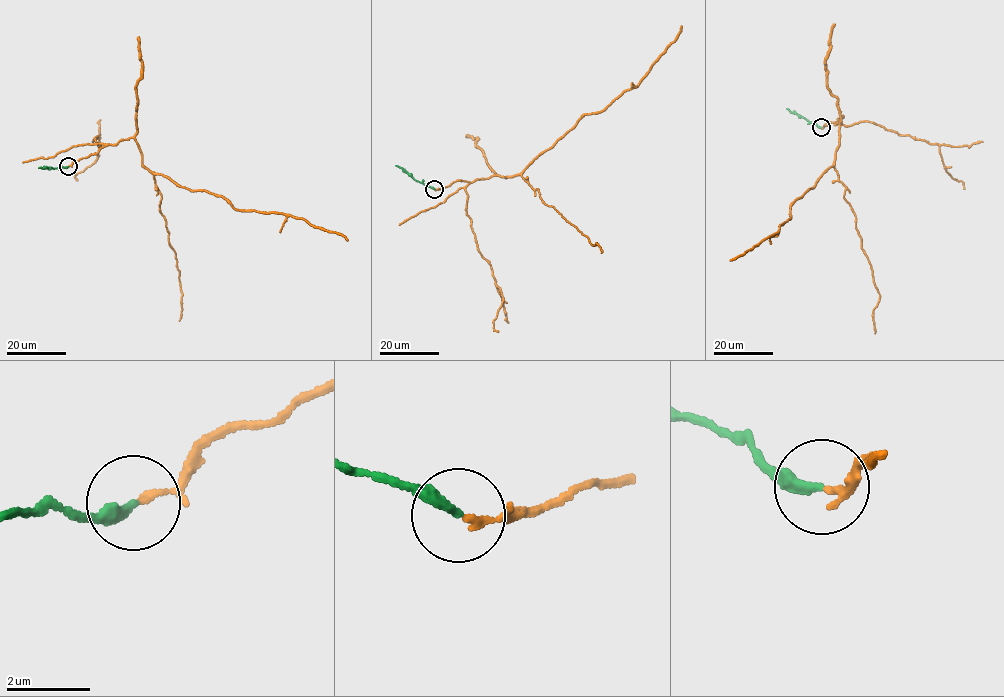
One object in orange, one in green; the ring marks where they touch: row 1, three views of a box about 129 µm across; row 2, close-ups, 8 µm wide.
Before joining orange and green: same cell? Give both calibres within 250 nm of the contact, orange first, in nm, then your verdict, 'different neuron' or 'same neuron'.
100 nm thick on the orange side, 260 nm on the other; different neuron

